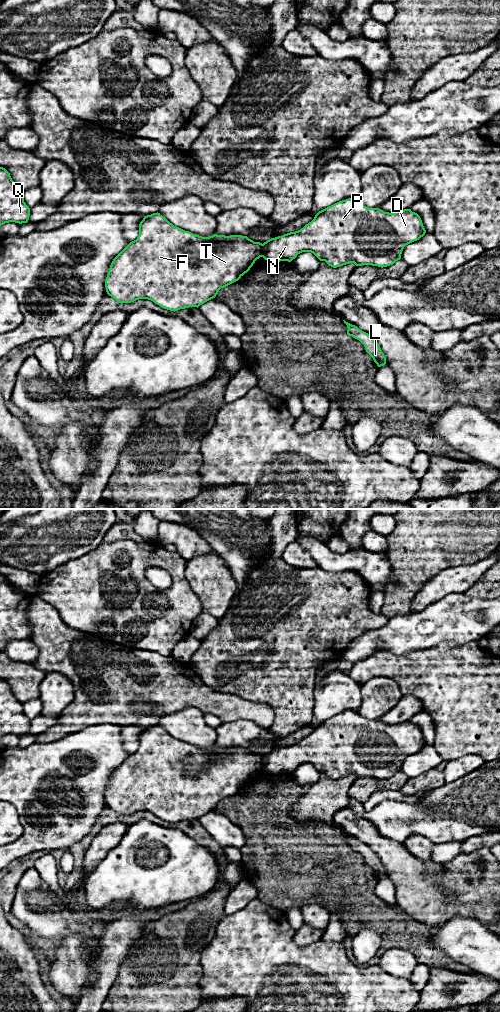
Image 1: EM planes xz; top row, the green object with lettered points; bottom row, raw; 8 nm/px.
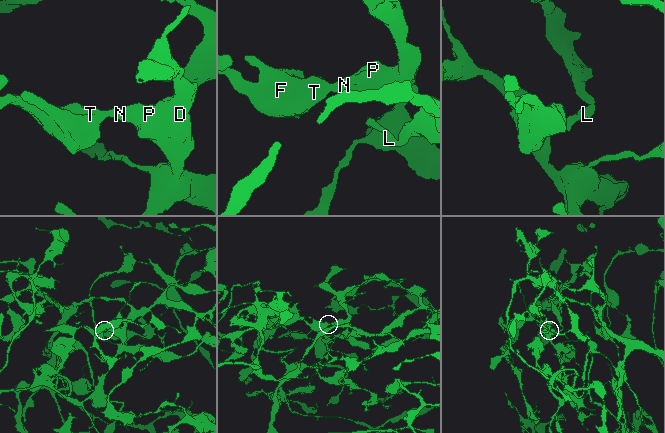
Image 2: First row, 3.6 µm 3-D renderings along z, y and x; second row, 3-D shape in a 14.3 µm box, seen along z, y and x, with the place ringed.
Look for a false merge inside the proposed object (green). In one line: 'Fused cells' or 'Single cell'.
Fused cells

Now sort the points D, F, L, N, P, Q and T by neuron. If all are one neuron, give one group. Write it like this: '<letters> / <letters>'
D L N P / F Q T

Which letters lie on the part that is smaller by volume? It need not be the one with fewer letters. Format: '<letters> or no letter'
F, Q, T

